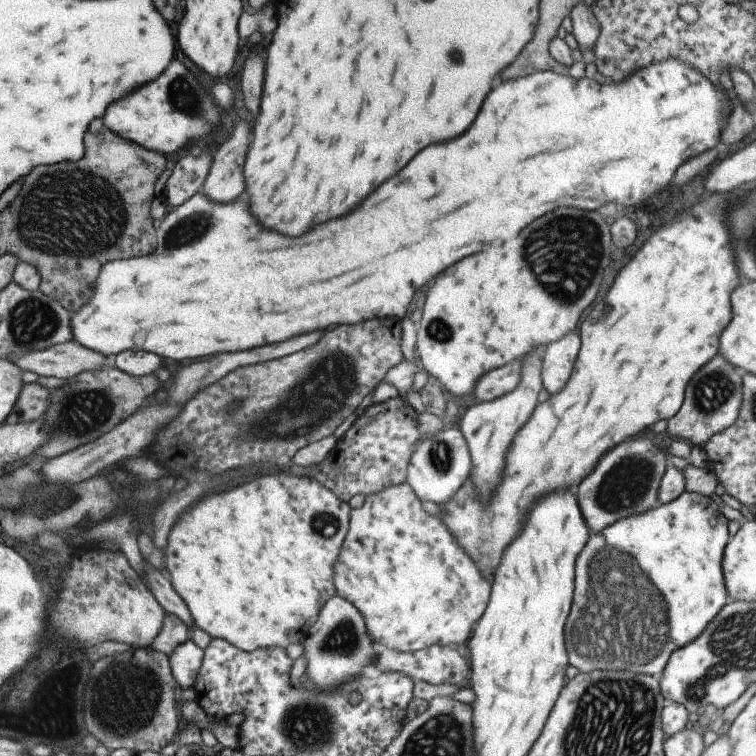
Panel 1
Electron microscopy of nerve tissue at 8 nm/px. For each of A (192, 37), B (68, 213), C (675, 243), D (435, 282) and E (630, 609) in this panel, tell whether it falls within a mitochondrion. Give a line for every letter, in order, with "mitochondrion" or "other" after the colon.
A: other
B: mitochondrion
C: other
D: other
E: mitochondrion

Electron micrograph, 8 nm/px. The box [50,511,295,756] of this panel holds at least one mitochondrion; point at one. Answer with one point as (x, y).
(142, 703)

